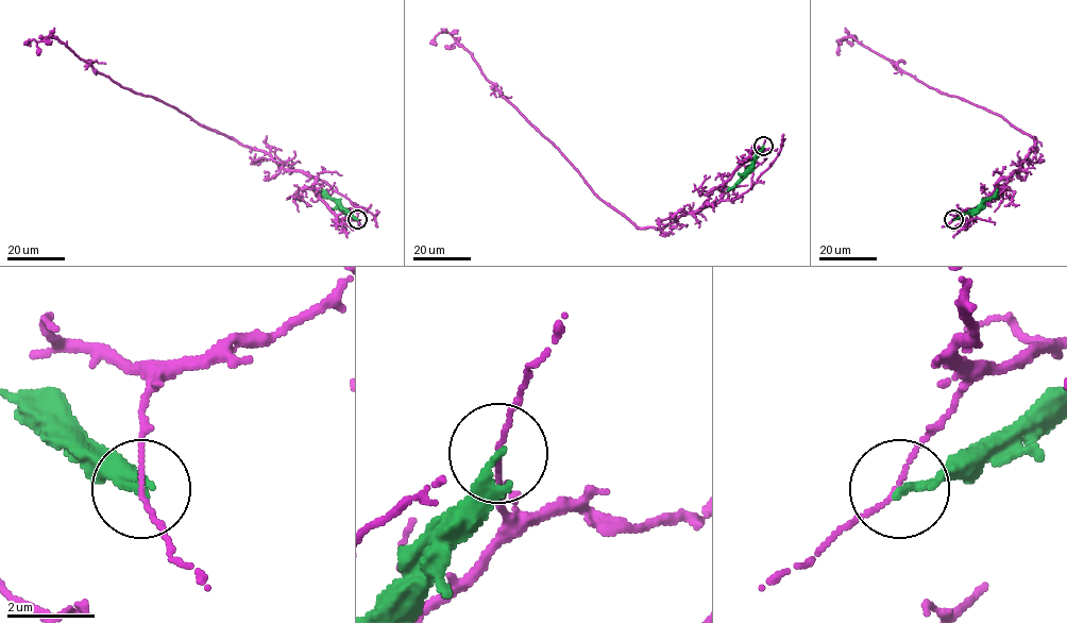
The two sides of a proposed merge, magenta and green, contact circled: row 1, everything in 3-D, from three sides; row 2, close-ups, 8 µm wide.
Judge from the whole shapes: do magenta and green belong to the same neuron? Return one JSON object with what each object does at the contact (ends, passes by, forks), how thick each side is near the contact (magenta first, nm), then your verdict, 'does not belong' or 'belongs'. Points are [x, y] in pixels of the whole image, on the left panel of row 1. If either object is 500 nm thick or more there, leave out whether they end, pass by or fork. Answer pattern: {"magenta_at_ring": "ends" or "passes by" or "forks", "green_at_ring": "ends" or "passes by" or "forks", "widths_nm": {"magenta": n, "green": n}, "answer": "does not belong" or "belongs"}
{"magenta_at_ring": "passes by", "green_at_ring": "ends", "widths_nm": {"magenta": 80, "green": 200}, "answer": "does not belong"}

